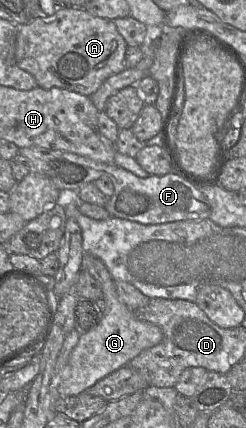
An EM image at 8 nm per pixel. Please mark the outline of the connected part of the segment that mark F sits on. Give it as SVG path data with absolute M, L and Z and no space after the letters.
M107 164L109 171L107 177L111 179L114 185L114 193L108 199L105 209L110 217L121 218L125 220L135 221L140 224L161 224L182 220L204 220L210 218L210 207L199 187L195 187L191 183L179 177L172 171L165 175L150 175L140 178L121 167L114 164Z

